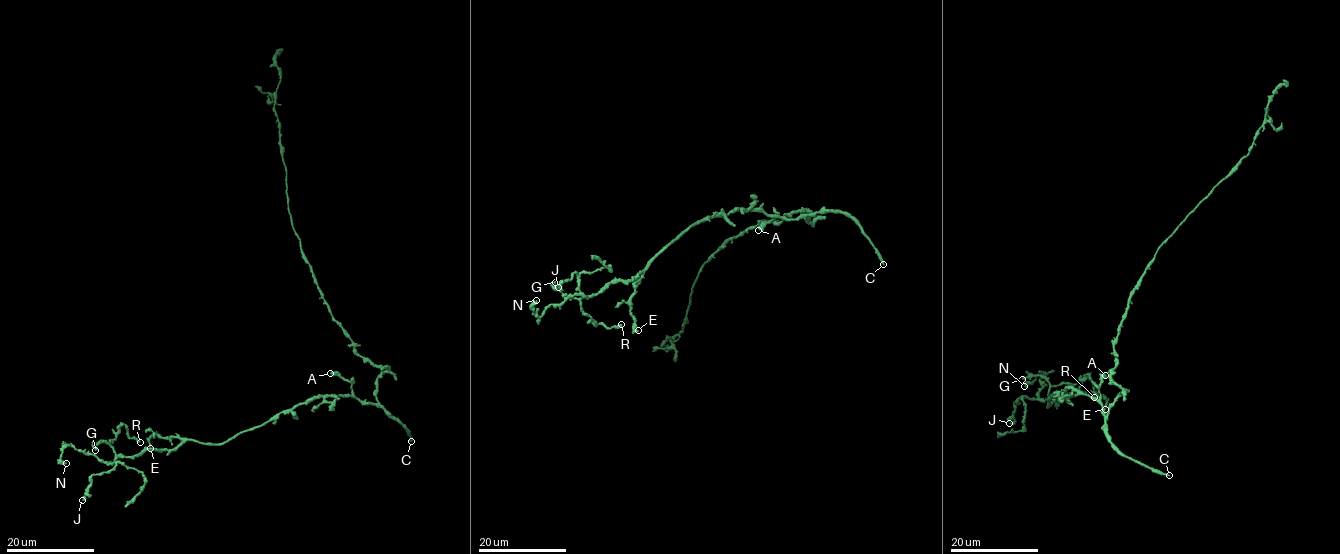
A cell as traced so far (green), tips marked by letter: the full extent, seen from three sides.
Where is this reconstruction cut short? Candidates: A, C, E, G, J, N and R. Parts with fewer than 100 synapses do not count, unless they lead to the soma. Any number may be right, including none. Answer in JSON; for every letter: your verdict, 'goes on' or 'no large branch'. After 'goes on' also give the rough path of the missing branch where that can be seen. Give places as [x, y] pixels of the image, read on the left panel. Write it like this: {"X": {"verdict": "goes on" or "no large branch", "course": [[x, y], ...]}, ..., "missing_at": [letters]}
{"A": {"verdict": "no large branch"}, "C": {"verdict": "goes on", "course": [[411, 441], [389, 447], [336, 395], [298, 381], [208, 272], [205, 234], [179, 220], [143, 79], [222, 7]]}, "E": {"verdict": "no large branch"}, "G": {"verdict": "no large branch"}, "J": {"verdict": "no large branch"}, "N": {"verdict": "no large branch"}, "R": {"verdict": "no large branch"}, "missing_at": ["C"]}

